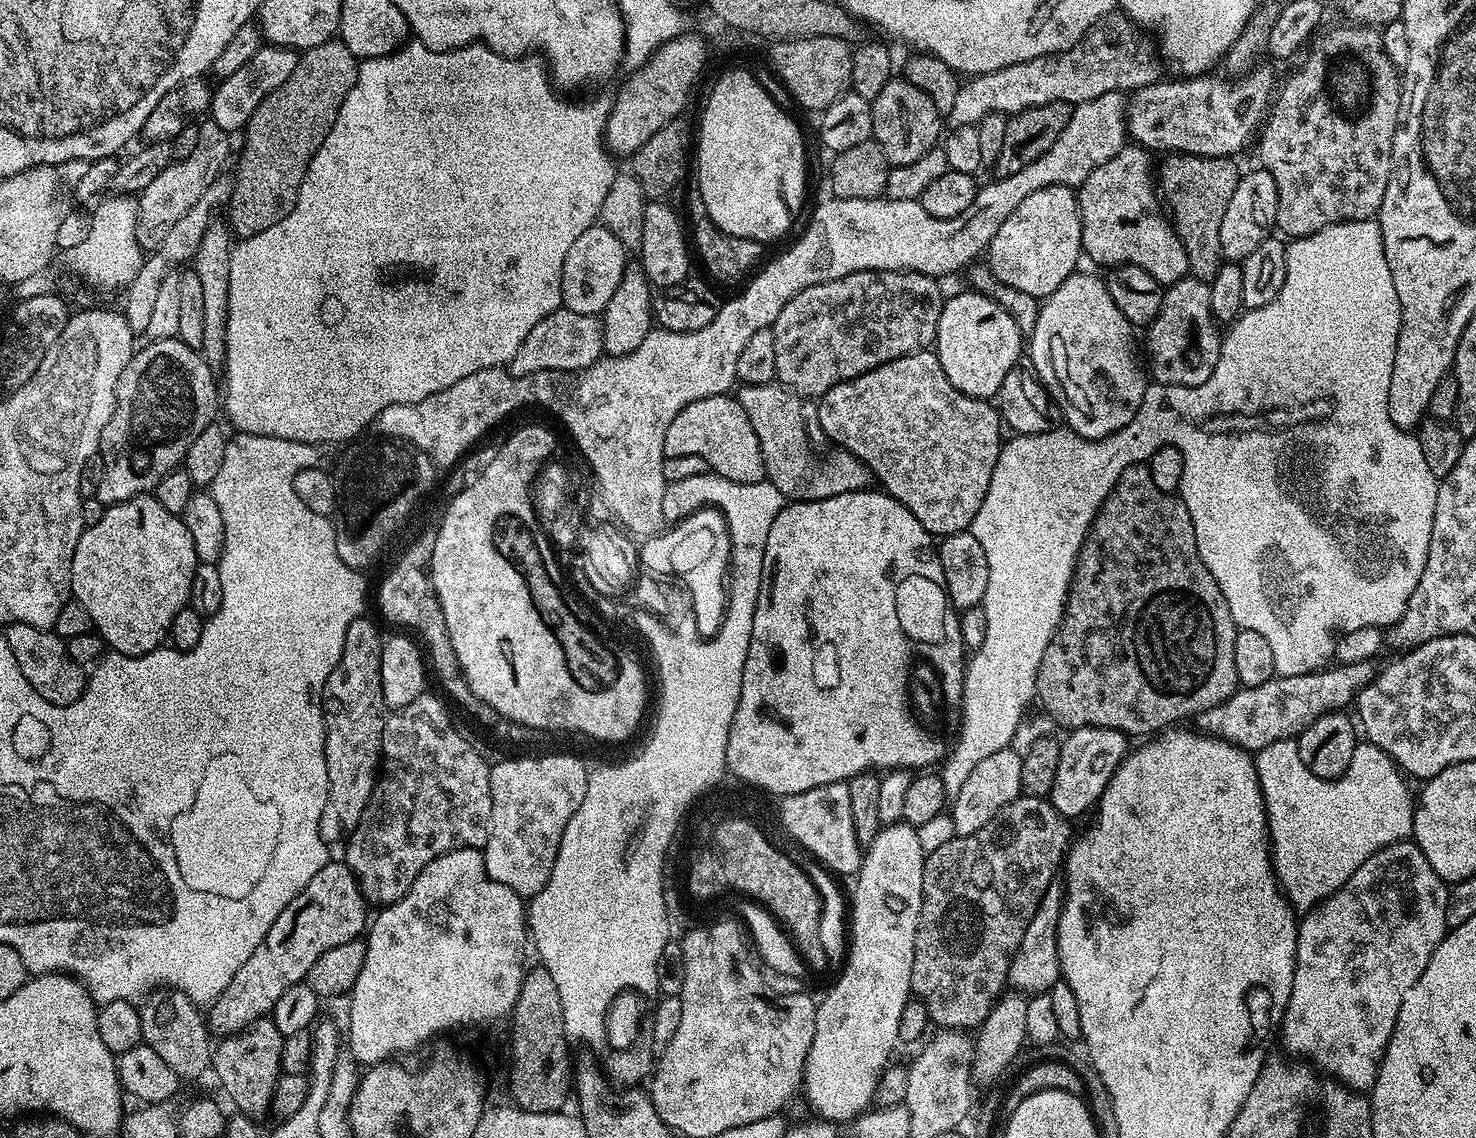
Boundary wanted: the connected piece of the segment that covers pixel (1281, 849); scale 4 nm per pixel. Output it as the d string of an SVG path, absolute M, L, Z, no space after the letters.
M1295 739L1279 740L1270 746L1266 746L1260 752L1255 753L1256 773L1258 774L1258 782L1262 790L1262 798L1264 799L1264 809L1268 815L1268 843L1270 845L1270 855L1272 858L1272 871L1276 874L1276 882L1280 885L1285 896L1288 897L1289 904L1297 913L1304 914L1309 910L1321 904L1328 896L1334 895L1342 885L1348 881L1350 874L1354 874L1354 870L1358 870L1358 866L1362 866L1362 862L1366 862L1366 858L1370 858L1378 850L1382 850L1391 844L1397 844L1399 840L1409 839L1412 835L1412 814L1414 811L1414 796L1408 788L1408 780L1402 775L1396 763L1392 761L1388 755L1378 746L1367 742L1357 743L1354 750L1354 758L1350 758L1350 766L1346 773L1346 781L1348 780L1348 788L1340 788L1342 786L1340 780L1323 780L1318 778L1307 766L1302 762L1302 758L1298 754L1298 746Z

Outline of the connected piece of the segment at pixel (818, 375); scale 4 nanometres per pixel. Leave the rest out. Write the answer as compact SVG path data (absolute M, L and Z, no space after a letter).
M851 272L842 278L834 278L830 282L822 282L794 294L786 306L778 314L778 318L772 323L774 334L774 366L776 367L776 380L783 384L789 392L796 393L801 398L819 398L825 396L834 386L846 382L850 378L858 378L894 358L902 358L911 352L923 352L931 349L936 342L938 330L938 318L944 309L945 293L940 293L940 288L933 277L921 272Z

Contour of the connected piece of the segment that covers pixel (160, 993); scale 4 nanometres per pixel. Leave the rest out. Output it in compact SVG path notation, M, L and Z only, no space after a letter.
M155 989L143 999L139 1009L142 1042L154 1050L177 1077L188 1082L209 1071L212 1034L201 1009L188 996L176 989Z

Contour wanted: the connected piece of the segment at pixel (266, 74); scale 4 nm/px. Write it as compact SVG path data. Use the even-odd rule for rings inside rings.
M265 46L246 62L246 66L238 66L230 78L219 81L215 85L212 94L212 107L210 109L211 123L217 124L219 128L229 134L239 133L248 127L248 119L258 110L258 106L271 92L277 92L294 74L294 66L298 59L297 53L290 48L278 48Z

